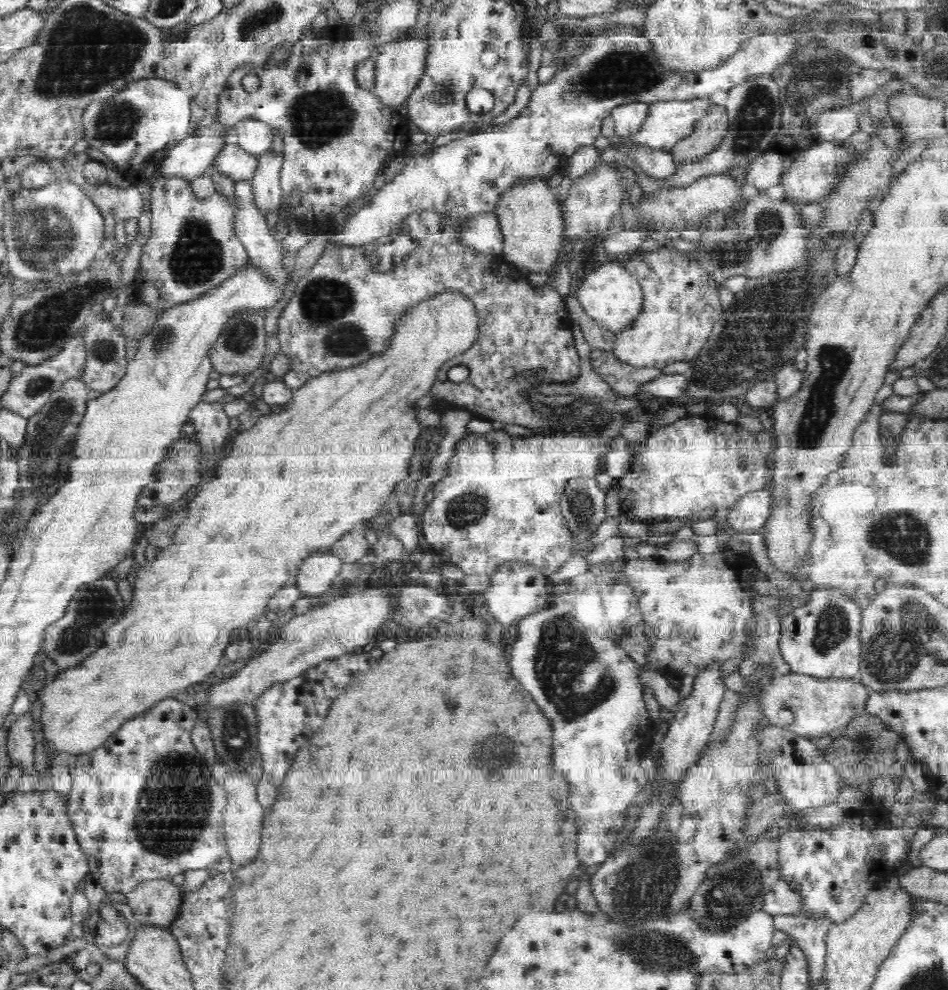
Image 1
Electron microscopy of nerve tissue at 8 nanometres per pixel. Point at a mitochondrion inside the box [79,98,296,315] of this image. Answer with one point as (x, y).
(196, 256)

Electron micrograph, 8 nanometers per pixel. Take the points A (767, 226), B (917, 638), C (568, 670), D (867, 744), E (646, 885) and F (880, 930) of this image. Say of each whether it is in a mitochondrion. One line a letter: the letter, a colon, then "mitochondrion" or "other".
A: mitochondrion
B: mitochondrion
C: mitochondrion
D: mitochondrion
E: mitochondrion
F: other

